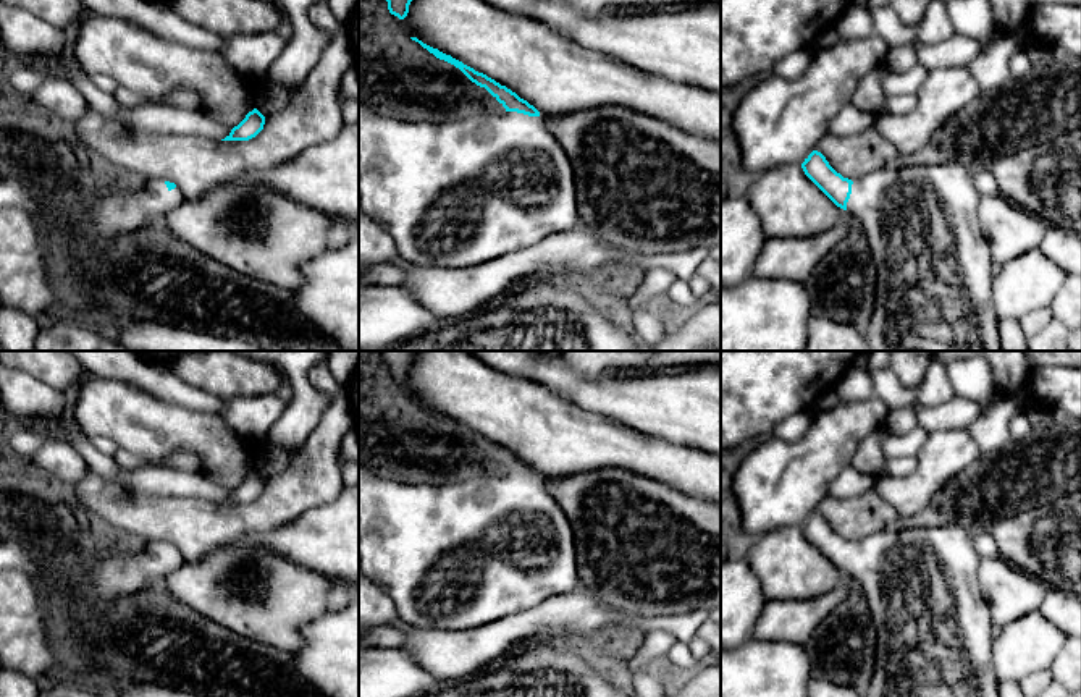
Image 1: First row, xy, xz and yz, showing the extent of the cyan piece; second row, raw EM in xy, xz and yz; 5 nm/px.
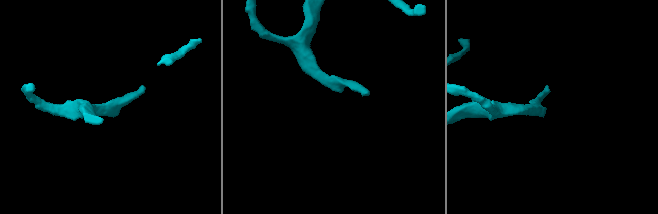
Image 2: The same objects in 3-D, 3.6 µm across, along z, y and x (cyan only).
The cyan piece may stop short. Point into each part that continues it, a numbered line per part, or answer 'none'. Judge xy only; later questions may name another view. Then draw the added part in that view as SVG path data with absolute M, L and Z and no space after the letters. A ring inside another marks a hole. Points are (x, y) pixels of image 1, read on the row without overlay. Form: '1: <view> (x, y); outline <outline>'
1: xy (113, 574); outline M145 542L144 548L136 553L123 550L103 551L90 564L87 563L78 576L61 568L53 576L52 594L71 611L79 655L97 666L99 644L94 632L105 621L113 602L141 592L158 579L165 579L184 563L183 555L178 550L170 553L163 542Z

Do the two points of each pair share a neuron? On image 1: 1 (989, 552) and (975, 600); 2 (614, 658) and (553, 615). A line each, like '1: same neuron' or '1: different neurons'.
1: different neurons
2: same neuron

